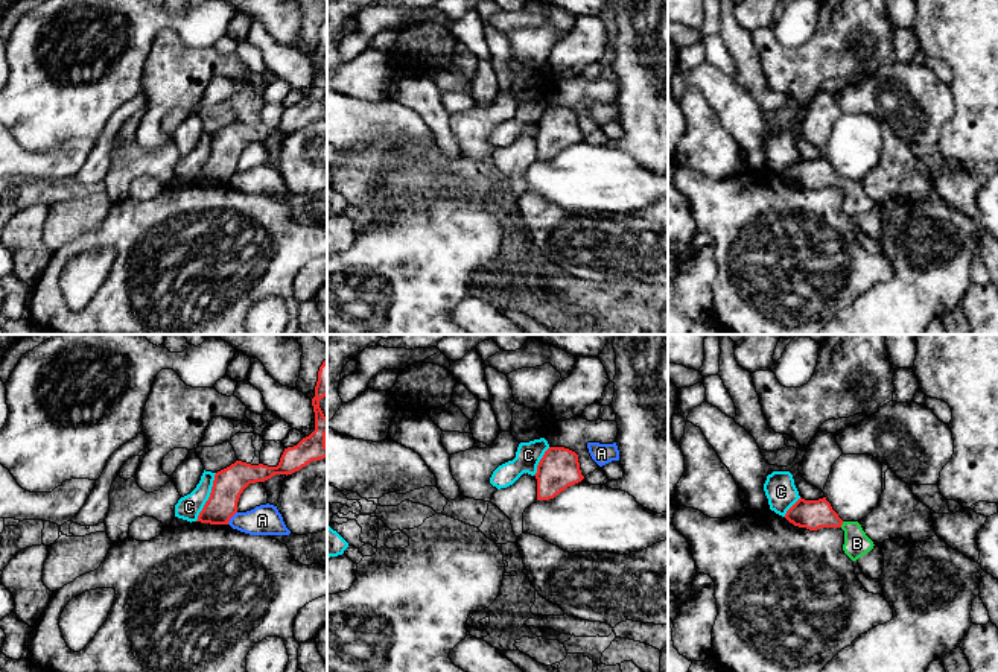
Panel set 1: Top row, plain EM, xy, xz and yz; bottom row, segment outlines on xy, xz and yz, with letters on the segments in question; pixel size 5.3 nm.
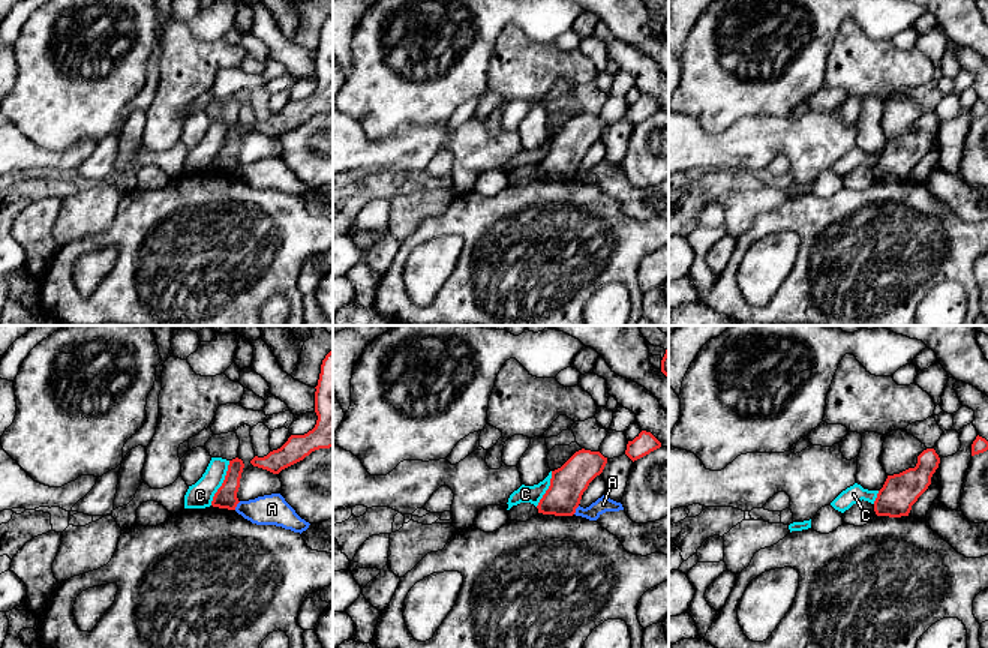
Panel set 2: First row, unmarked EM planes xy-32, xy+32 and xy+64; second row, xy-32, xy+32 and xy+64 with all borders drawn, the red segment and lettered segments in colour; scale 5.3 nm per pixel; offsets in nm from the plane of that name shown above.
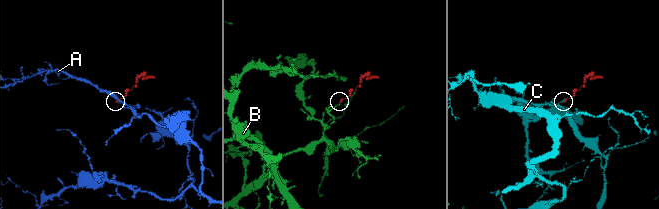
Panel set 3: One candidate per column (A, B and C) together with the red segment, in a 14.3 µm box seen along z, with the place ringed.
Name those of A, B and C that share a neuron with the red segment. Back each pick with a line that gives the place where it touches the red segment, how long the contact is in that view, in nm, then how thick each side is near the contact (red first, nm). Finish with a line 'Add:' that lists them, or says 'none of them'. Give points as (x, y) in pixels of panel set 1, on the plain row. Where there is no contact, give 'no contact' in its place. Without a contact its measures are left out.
B: contact yz (842, 183); length 40 nm; calibres 160 and 140 nm
Add: B

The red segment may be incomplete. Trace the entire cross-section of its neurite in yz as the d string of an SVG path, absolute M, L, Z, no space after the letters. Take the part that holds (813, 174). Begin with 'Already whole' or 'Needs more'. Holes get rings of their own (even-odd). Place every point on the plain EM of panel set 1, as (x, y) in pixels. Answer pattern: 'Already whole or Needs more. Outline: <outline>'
Needs more. Outline: M826 157L818 160L799 158L785 173L785 178L799 187L817 190L820 187L841 187L844 190L844 213L857 220L873 208L873 201L866 195L858 181L843 181Z

